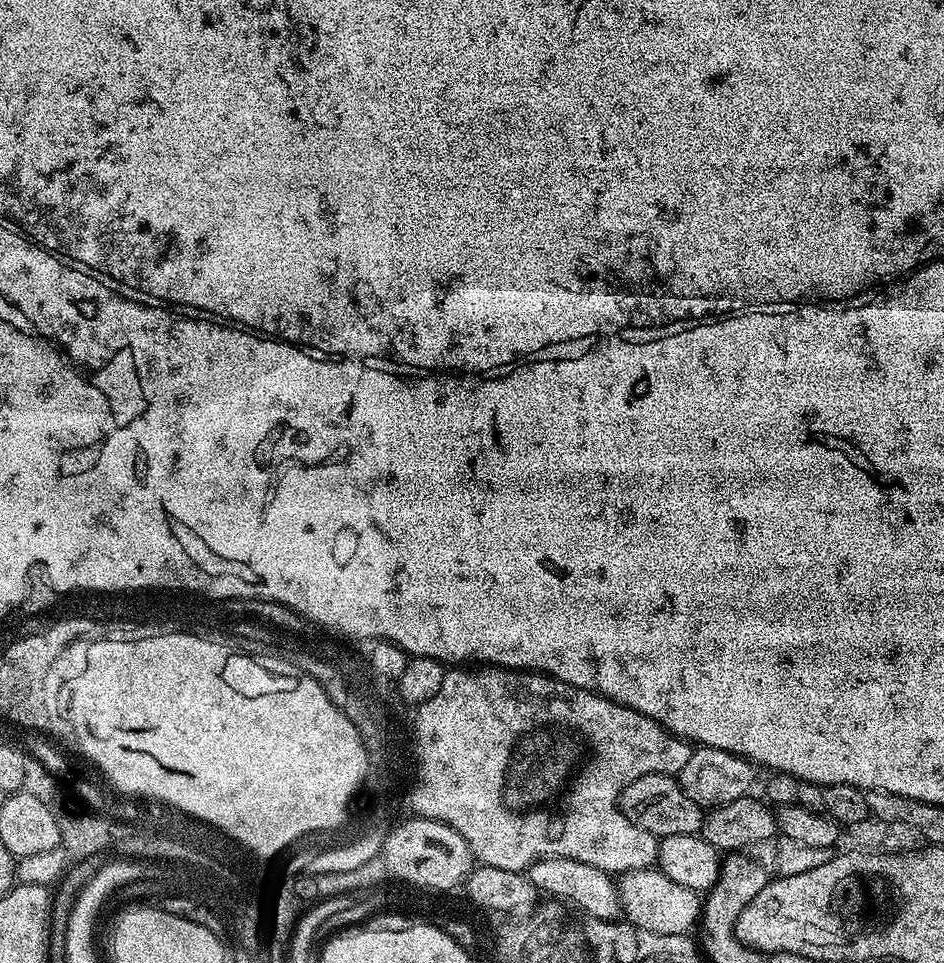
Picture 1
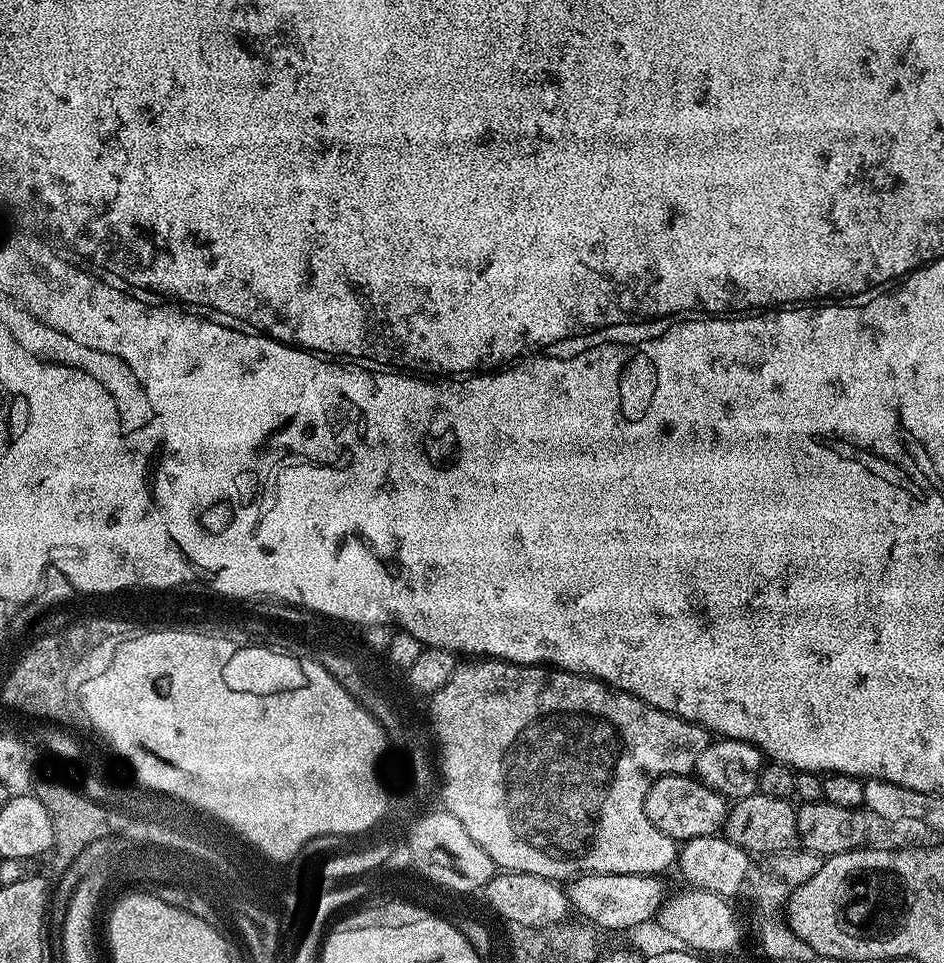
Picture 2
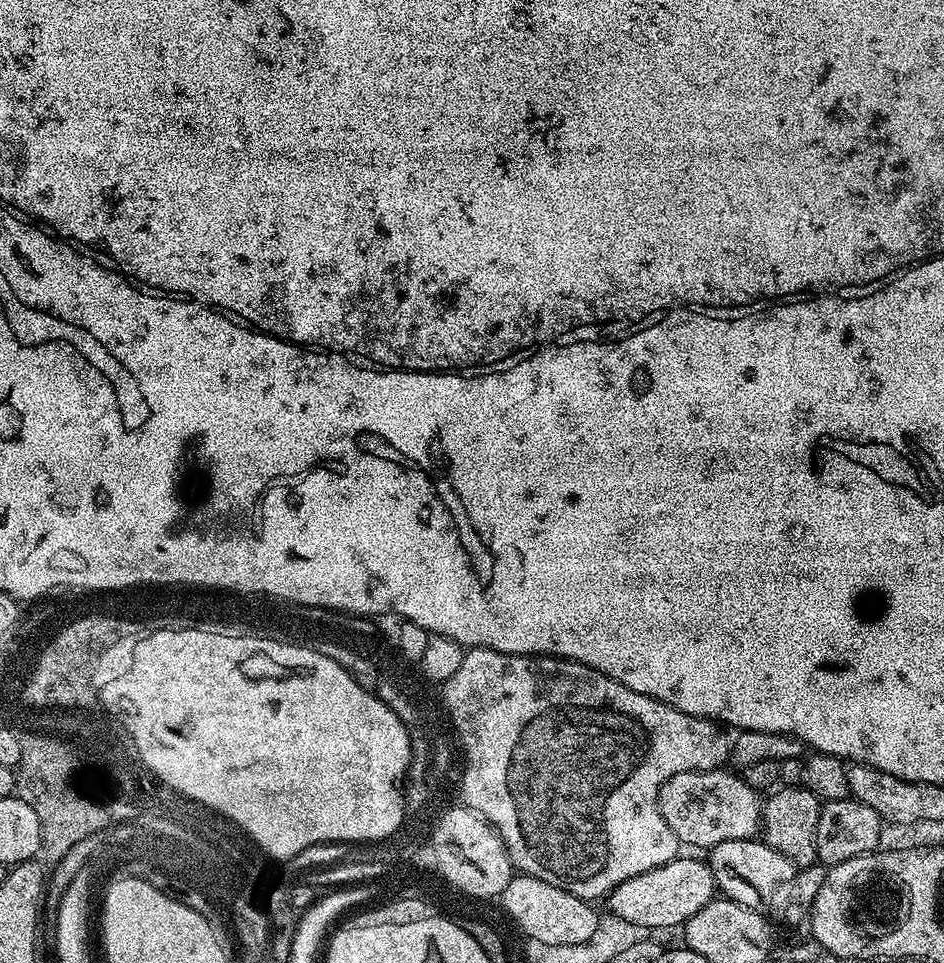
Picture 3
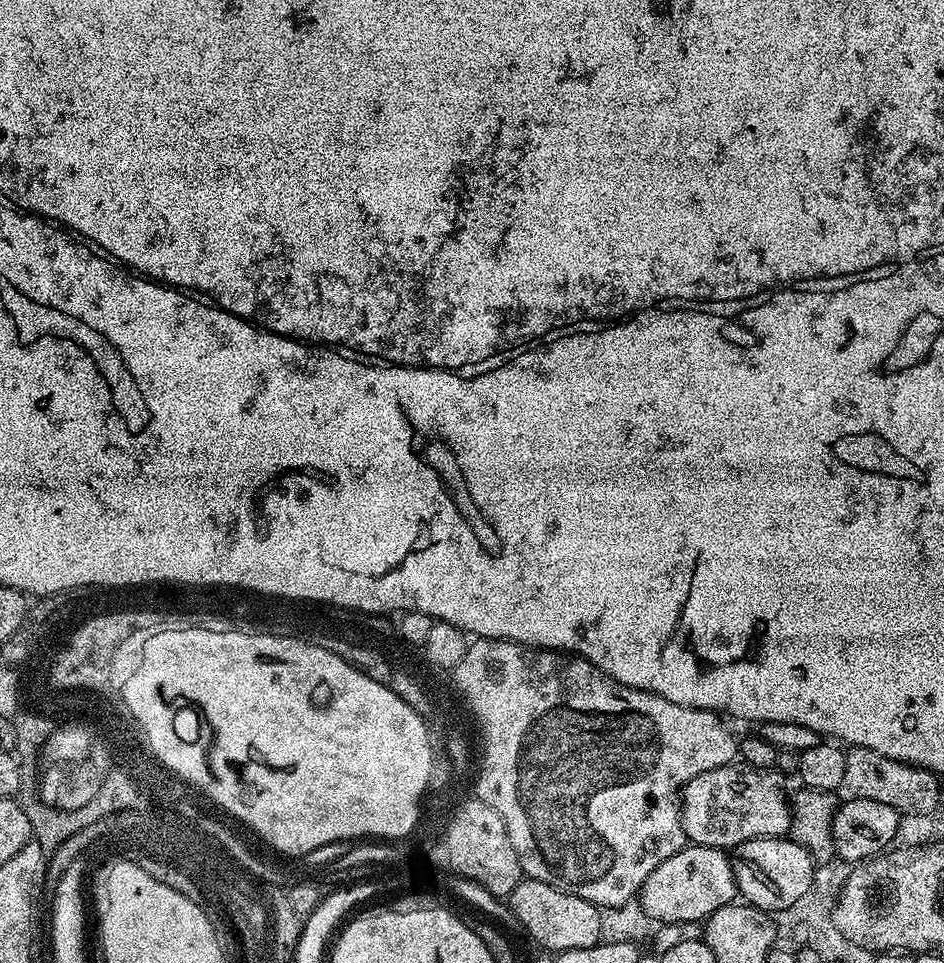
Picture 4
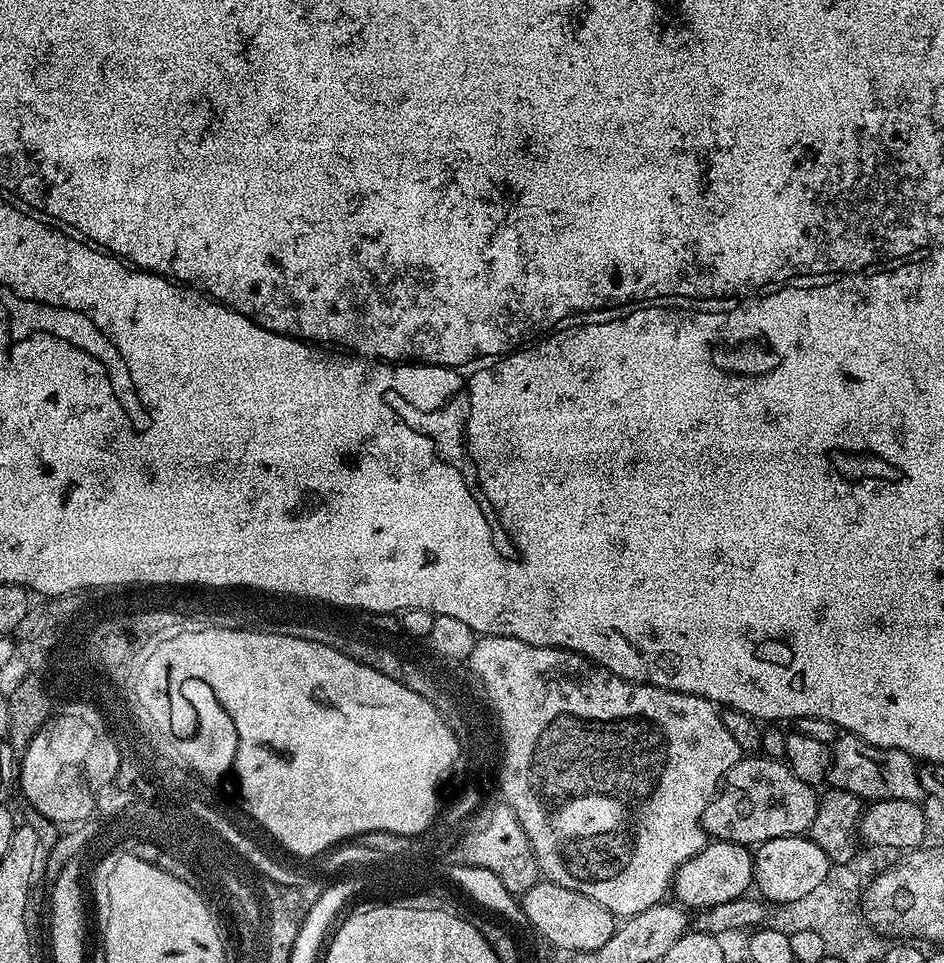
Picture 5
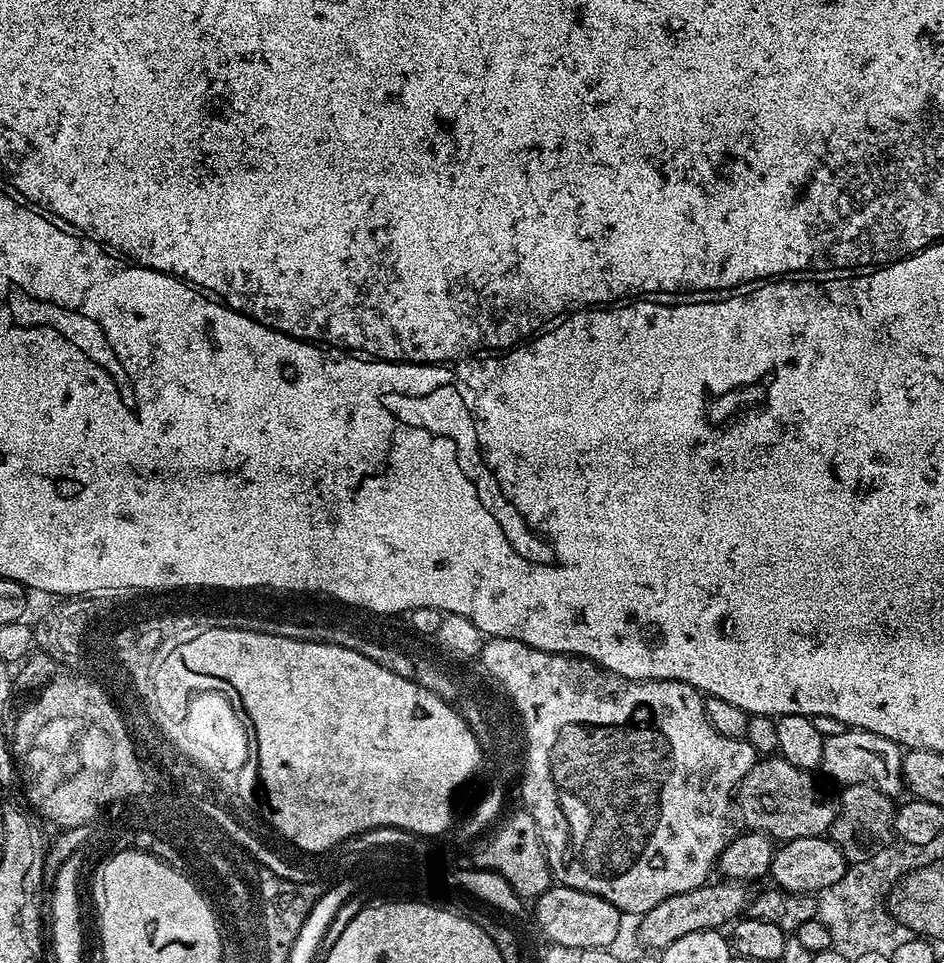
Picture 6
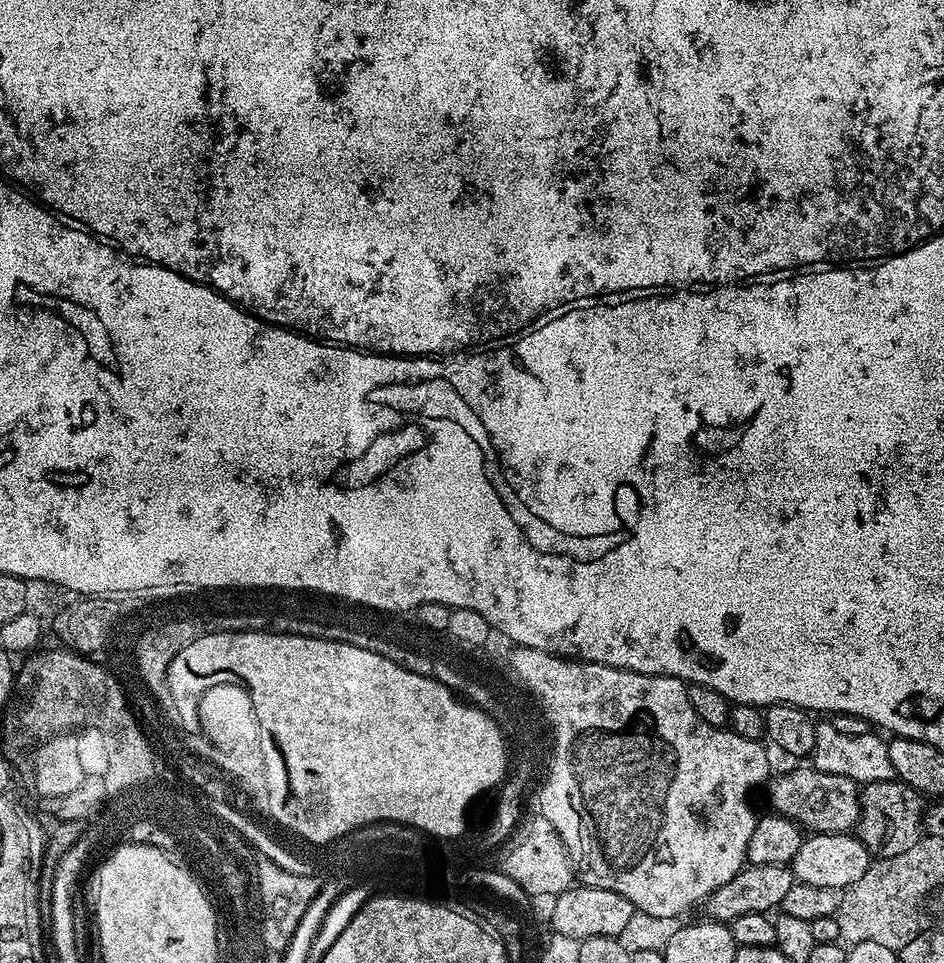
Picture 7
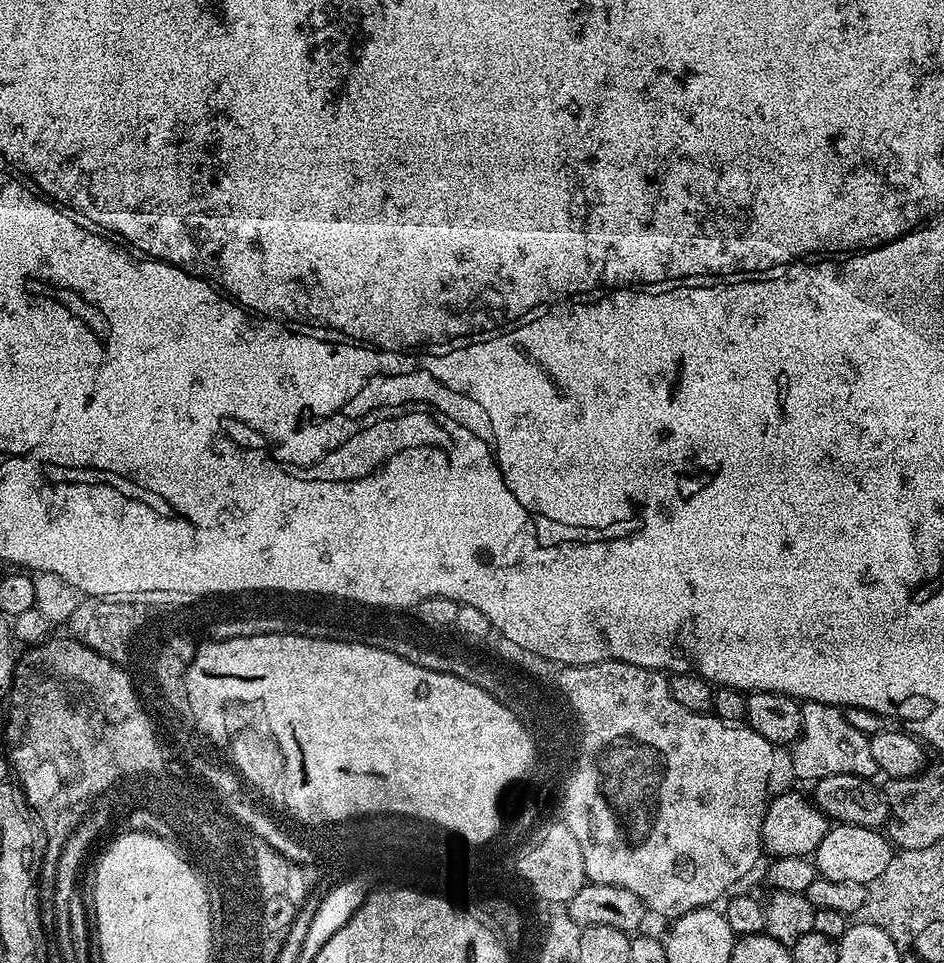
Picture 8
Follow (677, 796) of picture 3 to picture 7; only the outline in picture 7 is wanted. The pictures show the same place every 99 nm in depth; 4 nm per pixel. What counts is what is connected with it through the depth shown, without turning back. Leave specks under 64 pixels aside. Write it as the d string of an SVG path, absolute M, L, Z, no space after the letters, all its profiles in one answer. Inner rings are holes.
M805 766L793 772L773 775L767 781L768 804L773 813L790 818L809 833L843 832L851 833L860 817L860 788L842 774L819 772L817 768Z

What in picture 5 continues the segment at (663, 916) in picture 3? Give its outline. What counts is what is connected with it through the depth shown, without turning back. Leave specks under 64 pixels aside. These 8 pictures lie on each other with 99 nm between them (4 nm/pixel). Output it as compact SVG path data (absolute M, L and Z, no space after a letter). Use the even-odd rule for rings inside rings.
M725 840L705 843L701 852L694 854L694 858L684 862L676 871L671 891L674 896L676 892L675 899L688 910L699 910L718 906L722 902L730 902L734 898L745 895L753 887L753 855L753 849L742 844Z

